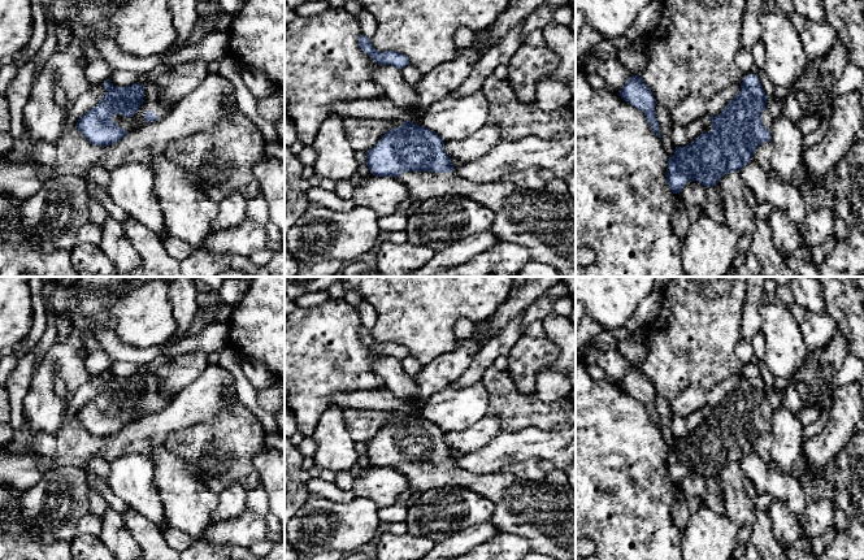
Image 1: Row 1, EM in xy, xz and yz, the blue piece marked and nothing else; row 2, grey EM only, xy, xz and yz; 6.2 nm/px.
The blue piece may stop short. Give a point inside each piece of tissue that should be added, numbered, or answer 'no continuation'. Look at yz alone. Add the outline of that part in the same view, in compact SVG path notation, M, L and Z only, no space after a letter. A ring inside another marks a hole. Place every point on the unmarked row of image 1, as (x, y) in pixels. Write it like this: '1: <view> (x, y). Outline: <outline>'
1: yz (772, 402). Outline: M768 388L765 395L765 401L761 405L761 413L767 421L770 422L770 418L776 409L782 405L782 399L777 395L776 390Z

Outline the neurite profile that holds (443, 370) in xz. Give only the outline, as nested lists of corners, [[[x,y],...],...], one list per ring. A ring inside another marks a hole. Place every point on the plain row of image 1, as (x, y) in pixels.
[[[479,338],[457,340],[451,352],[424,365],[421,372],[413,377],[418,386],[417,404],[424,404],[434,394],[453,383],[469,366],[481,347],[482,340]]]

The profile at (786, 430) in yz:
[[[783,404],[770,418],[770,435],[770,460],[783,472],[791,472],[803,448],[803,425]]]

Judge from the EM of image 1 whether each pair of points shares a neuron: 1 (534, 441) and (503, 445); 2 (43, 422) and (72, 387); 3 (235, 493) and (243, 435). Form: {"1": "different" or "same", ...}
{"1": "same", "2": "same", "3": "different"}

